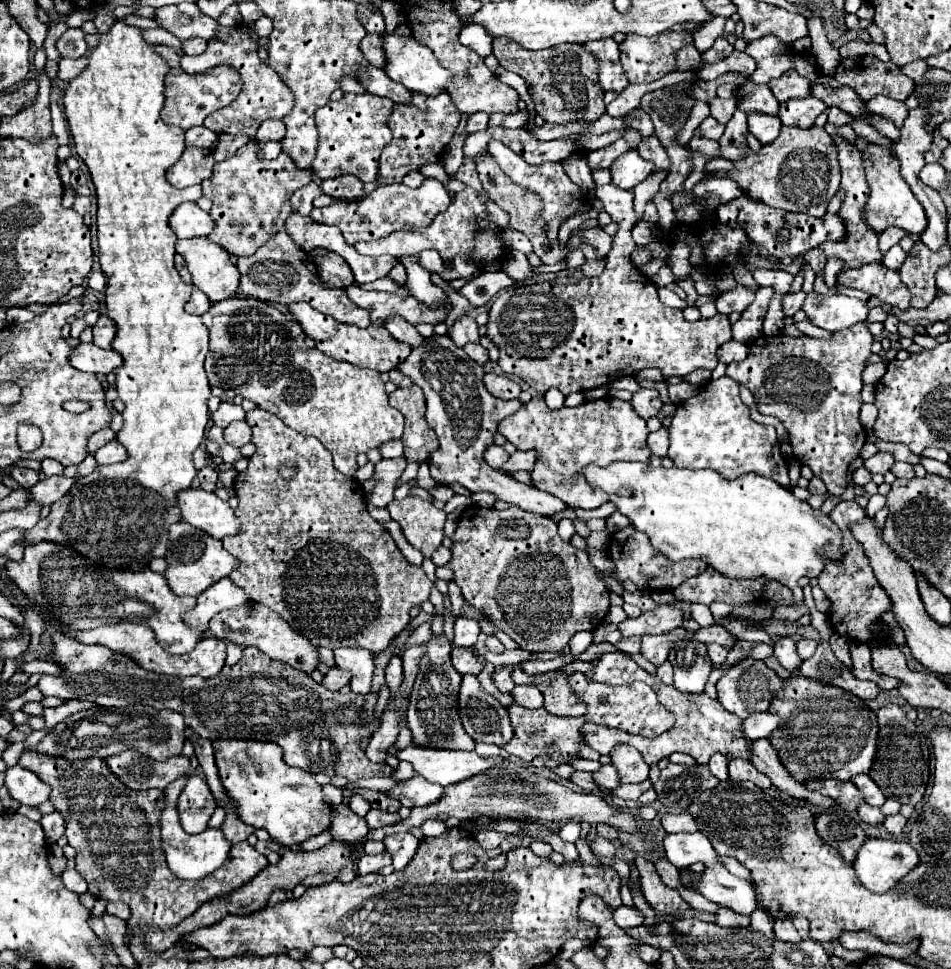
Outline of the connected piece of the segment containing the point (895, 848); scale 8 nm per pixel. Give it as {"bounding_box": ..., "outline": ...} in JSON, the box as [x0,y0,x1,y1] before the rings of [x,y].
{"bounding_box":[853,839,919,893],"outline":[[[867,839],[853,863],[857,879],[873,893],[887,893],[919,863],[919,853],[909,841]]]}

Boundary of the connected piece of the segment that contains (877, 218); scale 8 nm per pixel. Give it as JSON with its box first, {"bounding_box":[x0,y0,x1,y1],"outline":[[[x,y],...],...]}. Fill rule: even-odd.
{"bounding_box":[863,145,927,235],"outline":[[[869,145],[863,153],[865,159],[865,171],[867,171],[867,183],[871,187],[871,195],[865,207],[865,217],[869,227],[873,227],[877,233],[885,231],[887,227],[899,227],[905,229],[911,235],[921,235],[927,229],[927,215],[923,211],[923,205],[913,195],[911,187],[899,173],[899,163],[895,155],[889,149]]]}

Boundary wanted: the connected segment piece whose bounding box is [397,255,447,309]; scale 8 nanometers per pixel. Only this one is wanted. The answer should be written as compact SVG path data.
M417 255L397 258L398 262L404 264L407 271L405 289L409 291L409 295L433 309L447 303L447 293L441 287L433 285L429 279L429 271L417 267L417 263L413 263L413 259L417 259Z

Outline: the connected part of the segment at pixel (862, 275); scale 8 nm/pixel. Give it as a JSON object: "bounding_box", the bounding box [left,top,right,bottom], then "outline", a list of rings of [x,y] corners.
{"bounding_box":[837,263,911,311],"outline":[[[867,263],[859,269],[847,269],[837,275],[837,283],[867,291],[879,297],[883,303],[899,307],[901,311],[911,307],[911,295],[905,283],[901,283],[897,271],[885,269],[881,263]]]}

